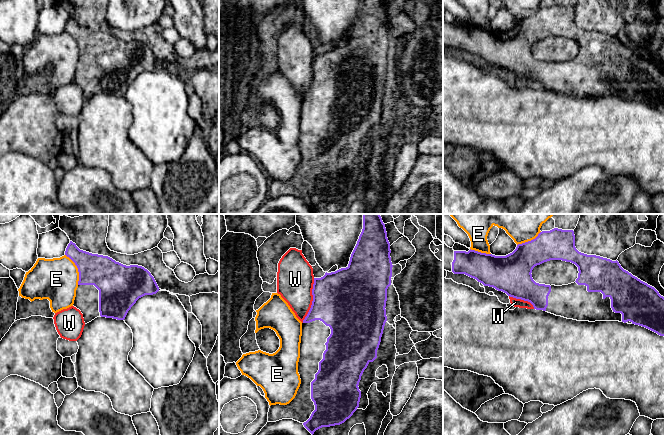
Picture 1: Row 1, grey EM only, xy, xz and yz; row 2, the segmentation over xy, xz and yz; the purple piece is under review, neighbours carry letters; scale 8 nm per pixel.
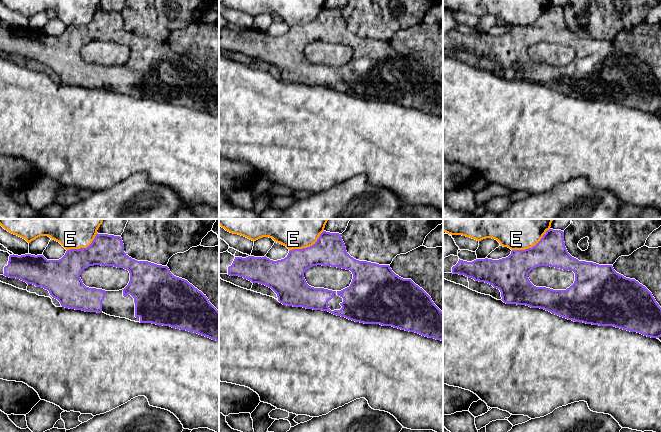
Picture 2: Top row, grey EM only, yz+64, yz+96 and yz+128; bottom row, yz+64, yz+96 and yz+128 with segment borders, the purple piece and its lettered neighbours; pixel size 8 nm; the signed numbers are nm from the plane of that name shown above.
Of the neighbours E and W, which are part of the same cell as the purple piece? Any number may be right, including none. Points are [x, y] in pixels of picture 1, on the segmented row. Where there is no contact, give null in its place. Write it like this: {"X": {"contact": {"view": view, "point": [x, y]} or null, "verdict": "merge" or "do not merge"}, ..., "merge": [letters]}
{"E": {"contact": {"view": "xy", "point": [78, 269]}, "verdict": "do not merge"}, "W": {"contact": {"view": "xz", "point": [313, 300]}, "verdict": "do not merge"}, "merge": []}

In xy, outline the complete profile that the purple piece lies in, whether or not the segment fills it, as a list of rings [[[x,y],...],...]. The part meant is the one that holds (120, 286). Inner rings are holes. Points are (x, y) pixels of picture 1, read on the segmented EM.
[[[72,241],[68,244],[65,255],[78,268],[79,281],[73,306],[81,311],[85,324],[100,316],[124,320],[139,298],[159,291],[154,277],[142,266],[126,266],[108,256],[80,250]]]

